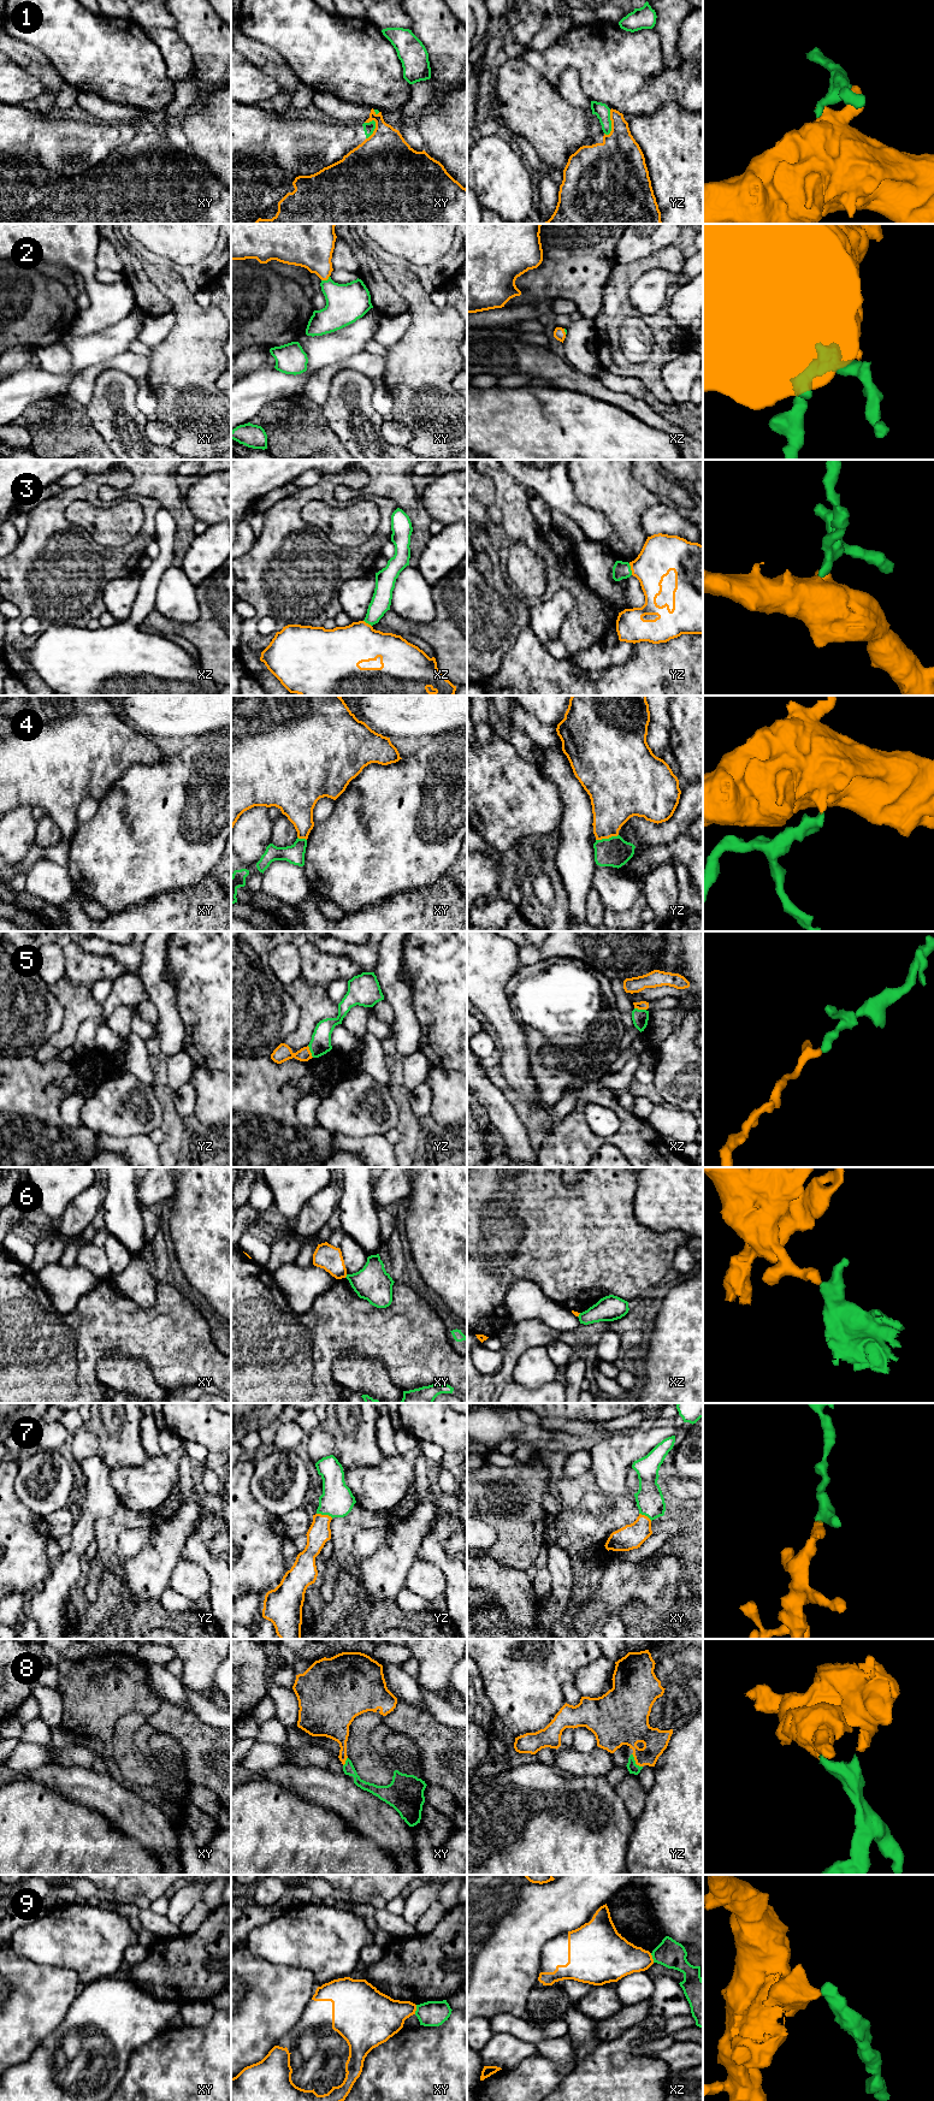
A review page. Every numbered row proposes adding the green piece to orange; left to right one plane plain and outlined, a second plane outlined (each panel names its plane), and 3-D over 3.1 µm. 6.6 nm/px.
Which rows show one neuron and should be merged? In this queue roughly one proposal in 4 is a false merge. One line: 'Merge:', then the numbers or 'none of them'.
Merge: 2, 3, 4, 7, 8

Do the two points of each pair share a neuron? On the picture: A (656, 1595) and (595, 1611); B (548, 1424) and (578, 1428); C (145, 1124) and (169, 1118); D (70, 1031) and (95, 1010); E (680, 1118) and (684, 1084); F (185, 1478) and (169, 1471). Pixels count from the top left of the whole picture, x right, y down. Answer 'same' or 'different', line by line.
A: same
B: same
C: different
D: same
E: different
F: different

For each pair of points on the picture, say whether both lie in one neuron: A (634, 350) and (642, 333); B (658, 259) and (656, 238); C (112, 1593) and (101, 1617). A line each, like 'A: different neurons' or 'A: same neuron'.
A: same neuron
B: different neurons
C: same neuron

